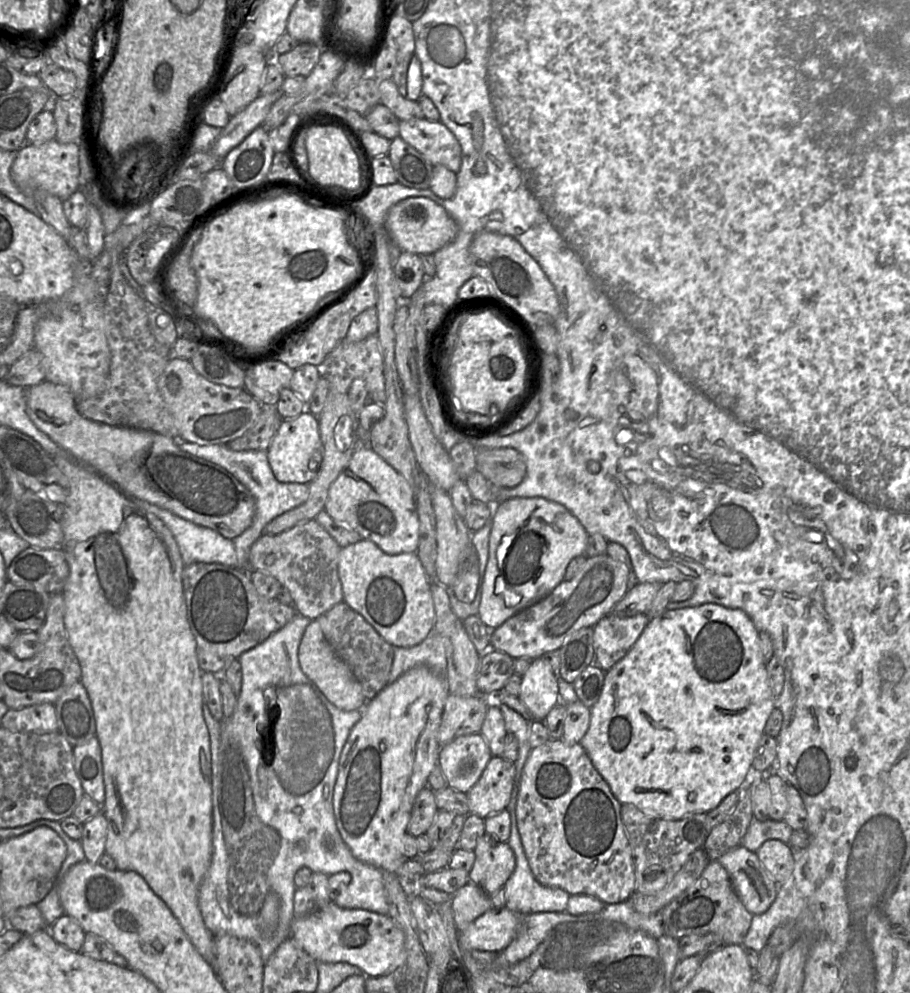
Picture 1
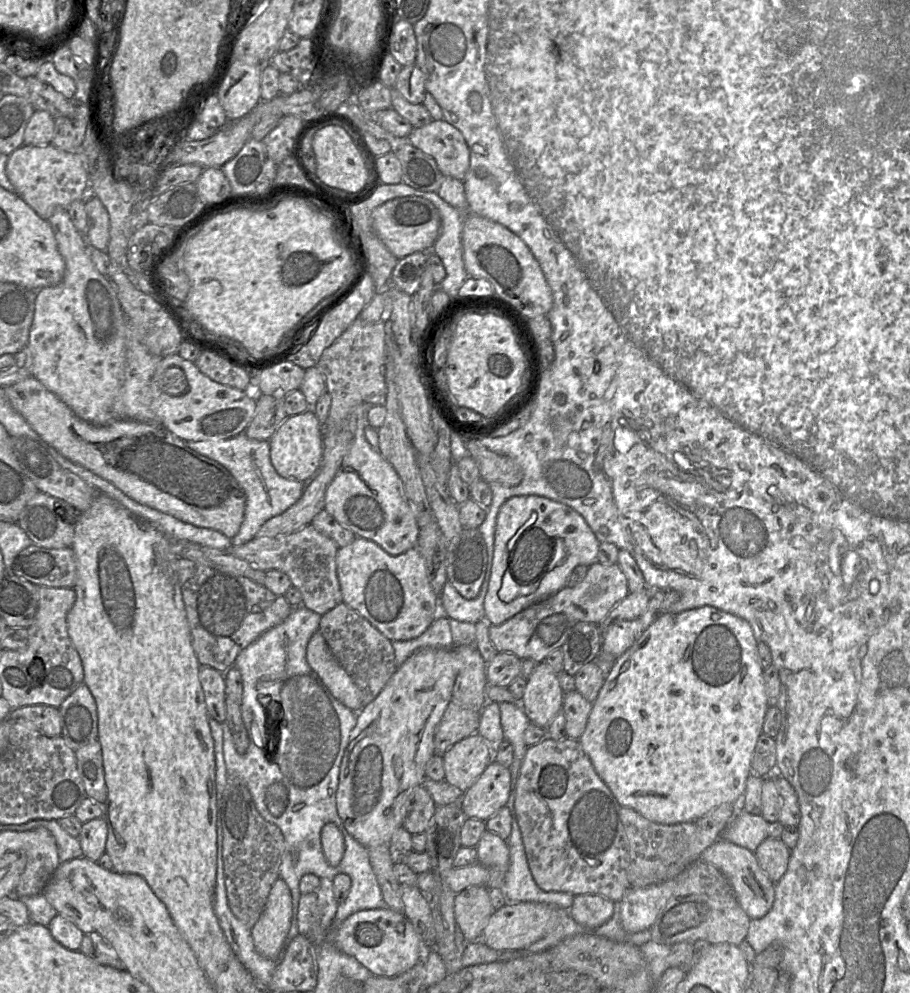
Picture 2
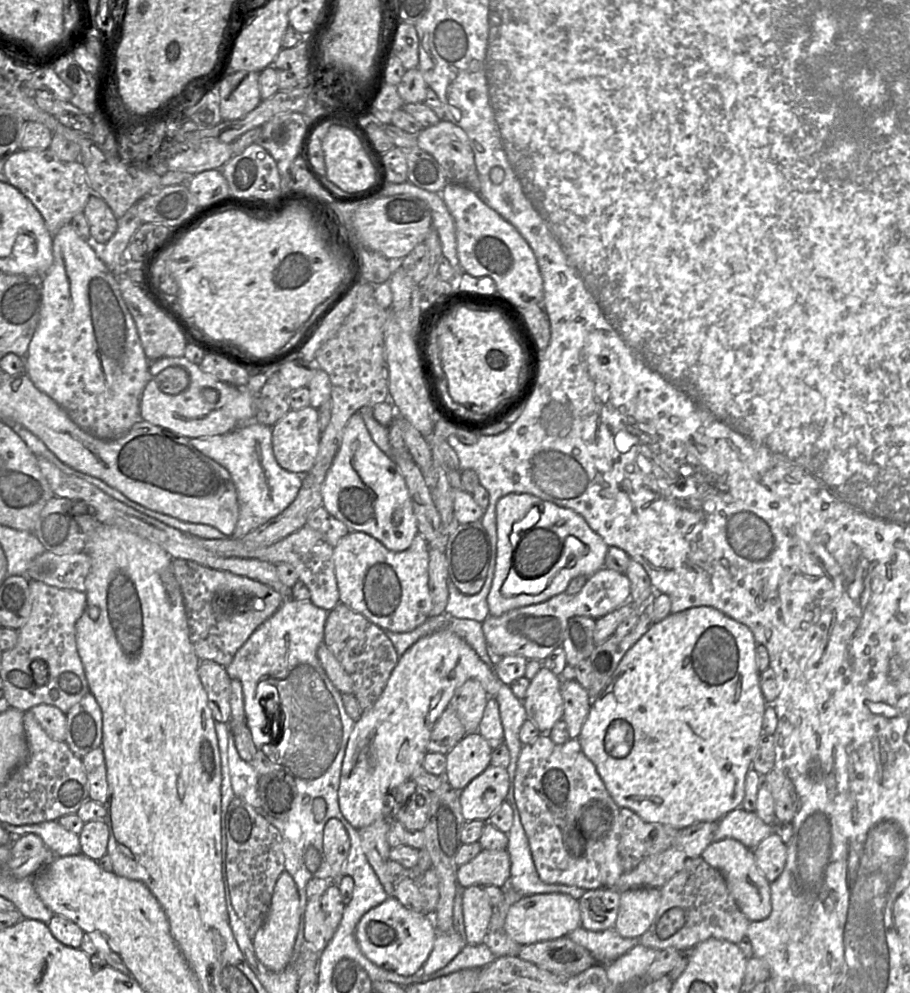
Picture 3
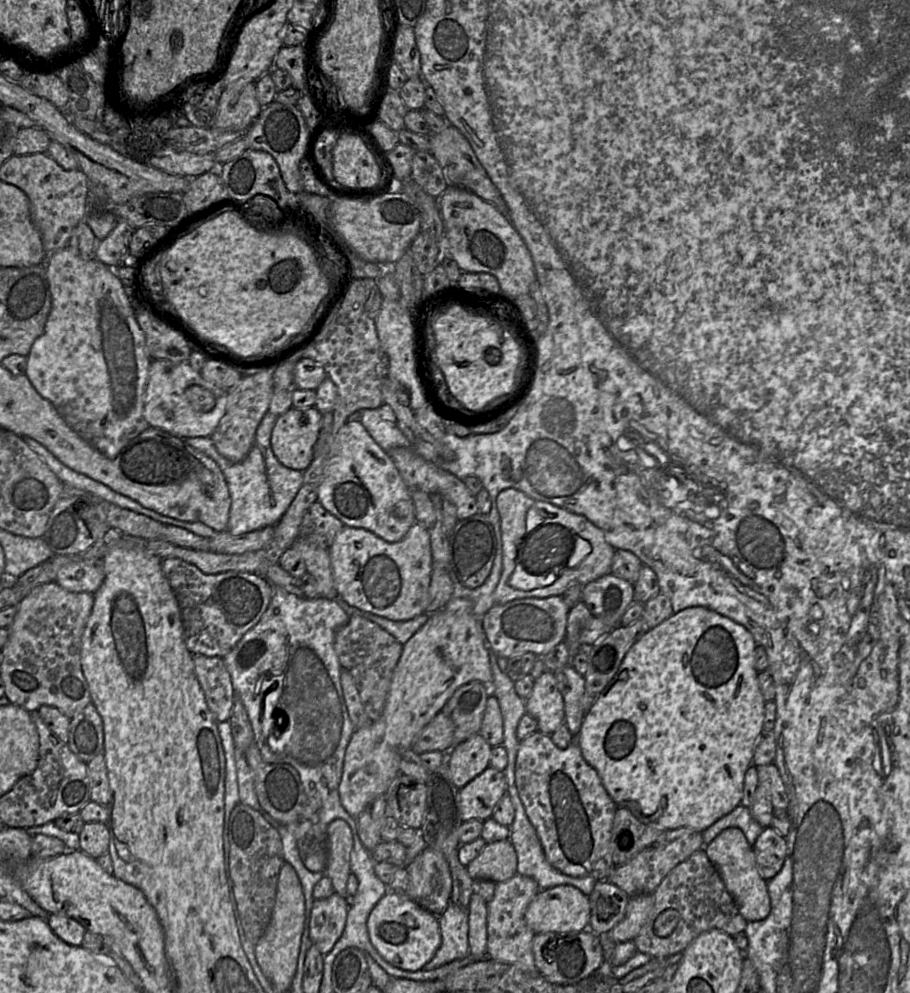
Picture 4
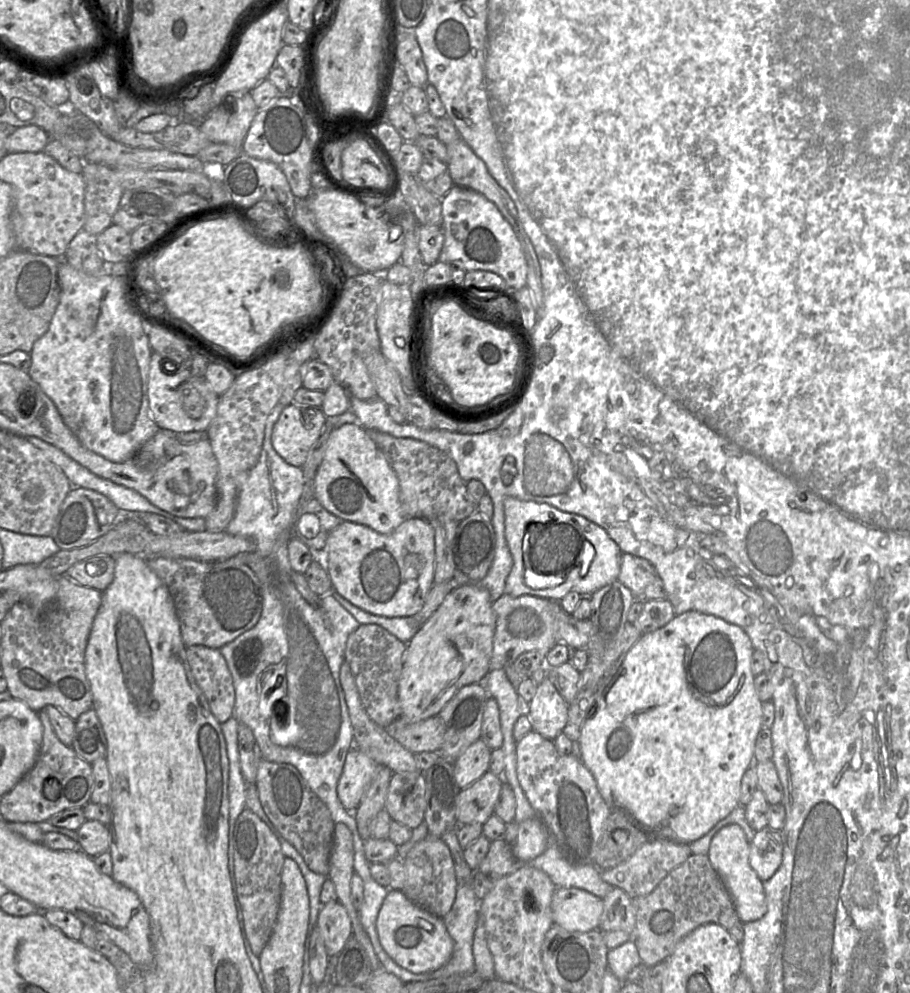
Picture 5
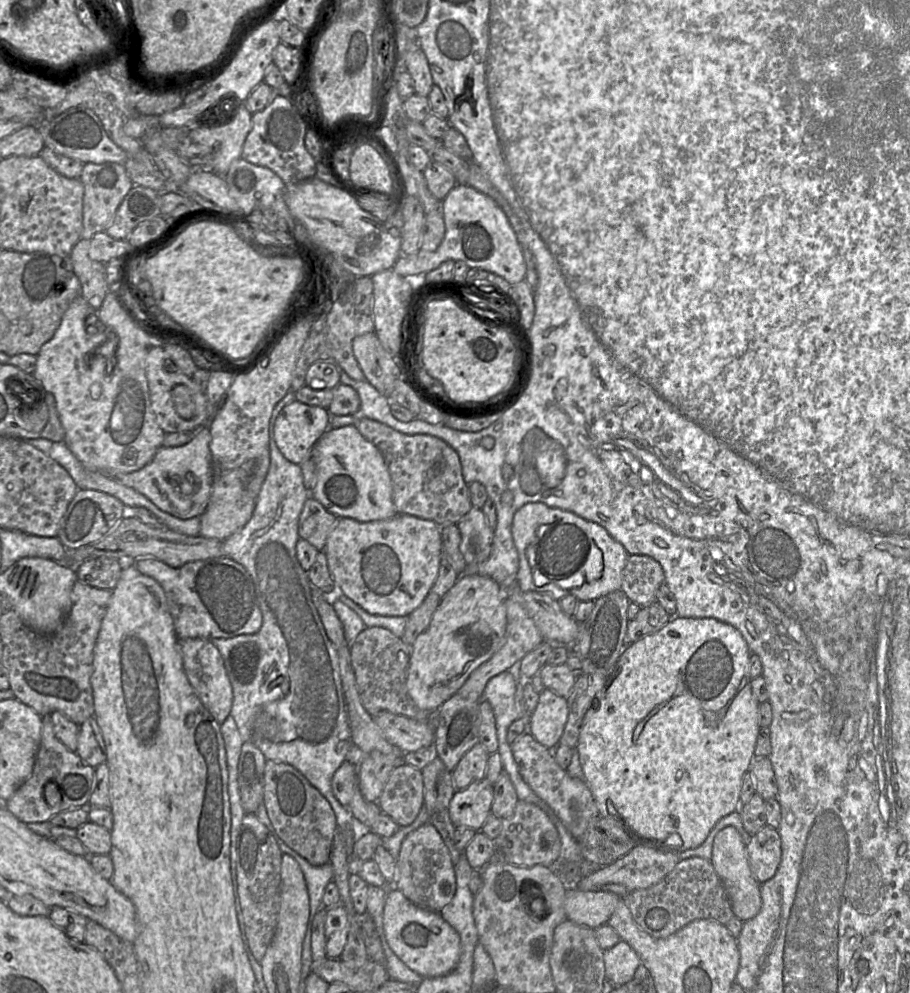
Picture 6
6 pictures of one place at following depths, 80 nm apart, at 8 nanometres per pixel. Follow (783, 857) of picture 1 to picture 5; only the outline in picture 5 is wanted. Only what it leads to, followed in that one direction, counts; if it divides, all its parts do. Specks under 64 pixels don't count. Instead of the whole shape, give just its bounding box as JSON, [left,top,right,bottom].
[749,826,783,882]

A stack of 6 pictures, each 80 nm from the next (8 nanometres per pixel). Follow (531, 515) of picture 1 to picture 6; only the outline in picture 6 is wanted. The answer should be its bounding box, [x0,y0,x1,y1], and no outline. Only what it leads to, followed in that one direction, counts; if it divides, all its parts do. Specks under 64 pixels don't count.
[511,502,629,601]

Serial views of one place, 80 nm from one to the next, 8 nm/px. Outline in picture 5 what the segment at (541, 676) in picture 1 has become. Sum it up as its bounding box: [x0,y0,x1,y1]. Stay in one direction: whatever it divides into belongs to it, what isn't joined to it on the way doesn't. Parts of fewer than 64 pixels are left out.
[528,677,569,741]

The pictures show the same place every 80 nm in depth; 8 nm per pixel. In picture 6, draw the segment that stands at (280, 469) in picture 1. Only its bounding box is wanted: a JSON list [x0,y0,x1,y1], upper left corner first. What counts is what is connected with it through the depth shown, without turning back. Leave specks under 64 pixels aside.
[274,400,330,465]

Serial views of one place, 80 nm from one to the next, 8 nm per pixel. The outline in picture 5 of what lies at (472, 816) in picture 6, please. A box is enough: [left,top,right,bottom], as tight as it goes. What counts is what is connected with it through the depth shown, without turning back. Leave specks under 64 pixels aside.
[457,771,503,825]

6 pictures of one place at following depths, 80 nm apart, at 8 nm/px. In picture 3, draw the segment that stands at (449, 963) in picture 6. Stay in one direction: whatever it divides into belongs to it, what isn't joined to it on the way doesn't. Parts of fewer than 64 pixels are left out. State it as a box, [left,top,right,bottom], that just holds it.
[355,897,437,976]

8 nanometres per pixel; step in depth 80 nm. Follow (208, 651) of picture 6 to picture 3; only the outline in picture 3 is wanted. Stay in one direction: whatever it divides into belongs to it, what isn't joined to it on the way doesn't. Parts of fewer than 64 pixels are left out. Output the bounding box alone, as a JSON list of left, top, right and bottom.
[198,661,231,723]

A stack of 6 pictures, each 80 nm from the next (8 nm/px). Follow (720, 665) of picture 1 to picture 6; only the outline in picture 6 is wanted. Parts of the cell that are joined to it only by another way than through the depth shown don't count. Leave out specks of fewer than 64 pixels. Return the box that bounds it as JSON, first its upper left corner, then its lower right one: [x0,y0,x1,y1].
[577,616,759,853]

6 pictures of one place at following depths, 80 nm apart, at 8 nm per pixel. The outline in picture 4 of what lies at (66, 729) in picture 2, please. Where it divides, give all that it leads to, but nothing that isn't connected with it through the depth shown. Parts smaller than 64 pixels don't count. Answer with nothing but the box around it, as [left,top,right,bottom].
[67,703,104,763]

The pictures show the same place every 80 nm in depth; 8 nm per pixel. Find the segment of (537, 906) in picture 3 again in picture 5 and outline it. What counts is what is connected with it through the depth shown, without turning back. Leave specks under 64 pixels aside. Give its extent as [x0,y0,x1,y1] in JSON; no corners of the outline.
[551,887,602,932]

